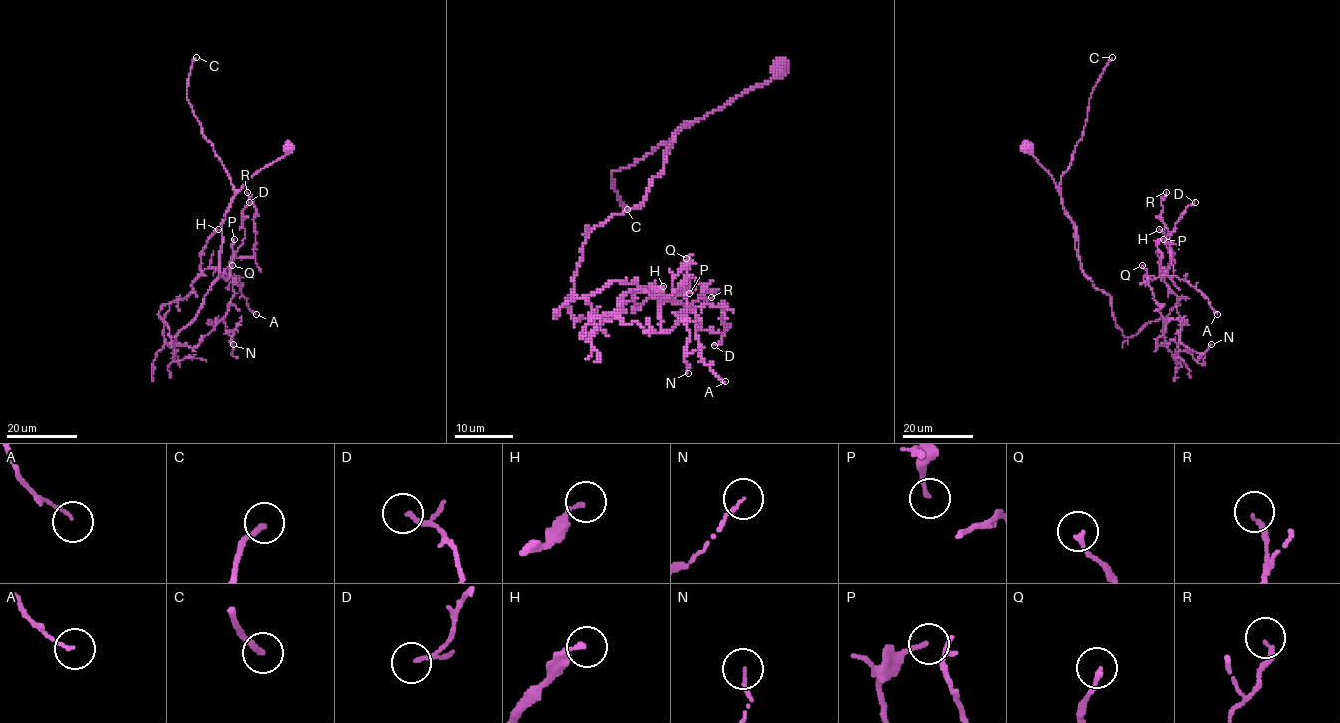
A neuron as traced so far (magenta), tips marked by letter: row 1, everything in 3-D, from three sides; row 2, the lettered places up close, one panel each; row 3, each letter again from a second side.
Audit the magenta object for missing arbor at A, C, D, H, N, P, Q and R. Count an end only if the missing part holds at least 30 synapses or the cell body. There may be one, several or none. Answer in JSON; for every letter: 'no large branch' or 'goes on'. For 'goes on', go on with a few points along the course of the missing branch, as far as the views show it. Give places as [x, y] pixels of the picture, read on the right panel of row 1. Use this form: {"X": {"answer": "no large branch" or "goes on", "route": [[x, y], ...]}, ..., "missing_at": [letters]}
{"A": {"answer": "no large branch"}, "C": {"answer": "goes on"}, "D": {"answer": "no large branch"}, "H": {"answer": "no large branch"}, "N": {"answer": "no large branch"}, "P": {"answer": "no large branch"}, "Q": {"answer": "no large branch"}, "R": {"answer": "no large branch"}, "missing_at": ["C"]}

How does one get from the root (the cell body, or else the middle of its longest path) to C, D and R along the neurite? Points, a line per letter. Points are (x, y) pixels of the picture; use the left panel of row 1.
C: (289, 148), (236, 191), (187, 98), (187, 79), (196, 57)
D: (289, 148), (235, 194), (218, 279), (171, 337), (164, 304), (204, 270), (254, 255), (249, 202)
R: (289, 148), (235, 194), (218, 279), (171, 337), (158, 312), (204, 270), (228, 265), (247, 192)

